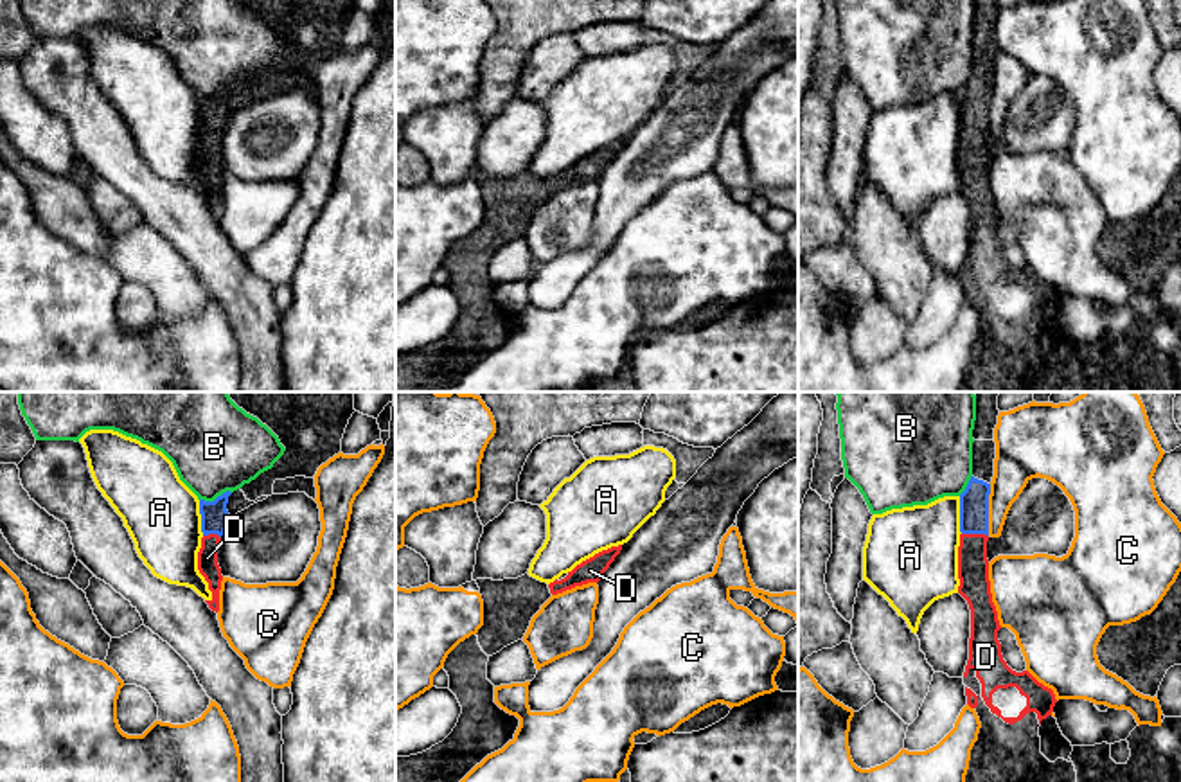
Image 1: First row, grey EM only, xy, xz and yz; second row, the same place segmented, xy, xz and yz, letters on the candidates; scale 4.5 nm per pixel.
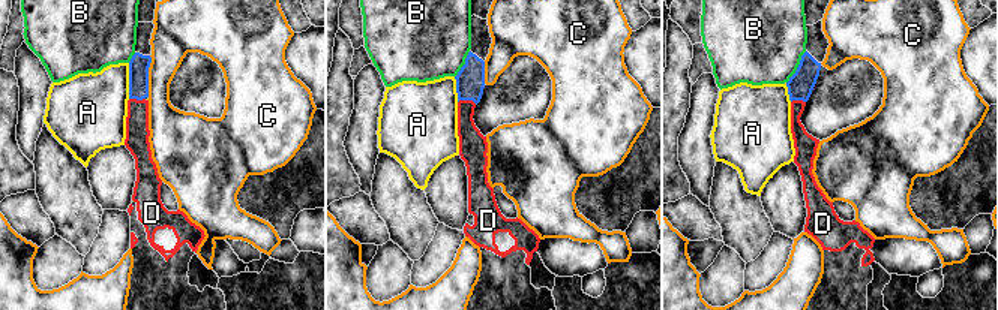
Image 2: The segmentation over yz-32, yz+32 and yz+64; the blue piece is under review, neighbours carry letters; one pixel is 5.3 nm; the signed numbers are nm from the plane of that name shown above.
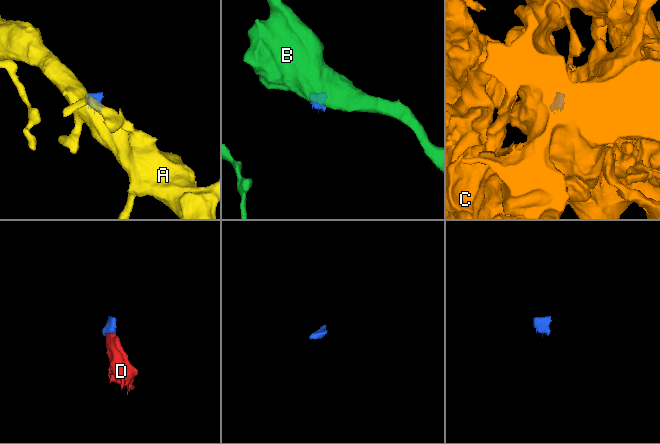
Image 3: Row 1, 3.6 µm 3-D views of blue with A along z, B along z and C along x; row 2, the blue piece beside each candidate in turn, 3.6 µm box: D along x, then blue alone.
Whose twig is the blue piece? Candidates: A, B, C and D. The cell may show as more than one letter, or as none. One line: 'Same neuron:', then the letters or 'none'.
Same neuron: D

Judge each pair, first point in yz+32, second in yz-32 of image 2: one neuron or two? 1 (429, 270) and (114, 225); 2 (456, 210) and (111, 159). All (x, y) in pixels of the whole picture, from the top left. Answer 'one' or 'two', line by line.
1: one
2: one

